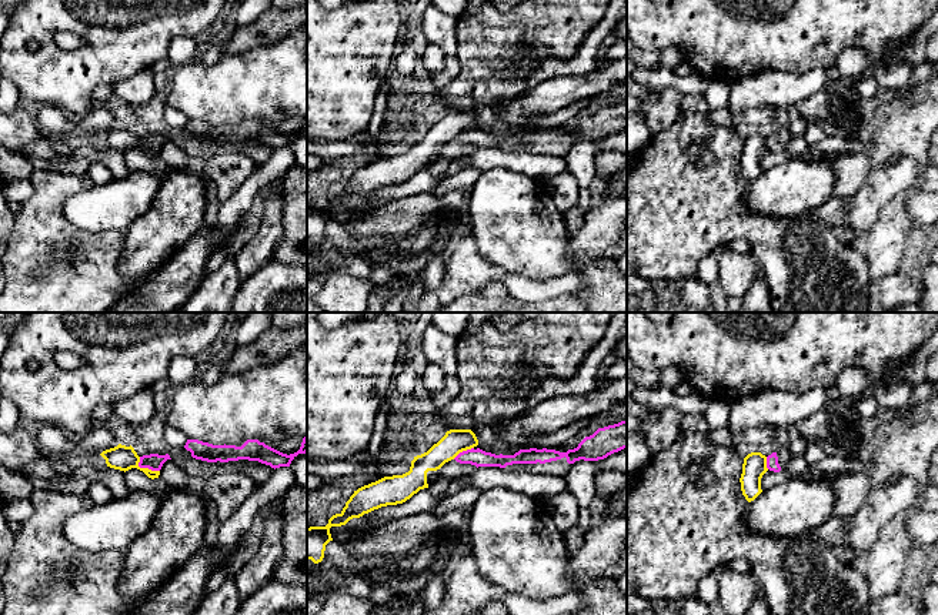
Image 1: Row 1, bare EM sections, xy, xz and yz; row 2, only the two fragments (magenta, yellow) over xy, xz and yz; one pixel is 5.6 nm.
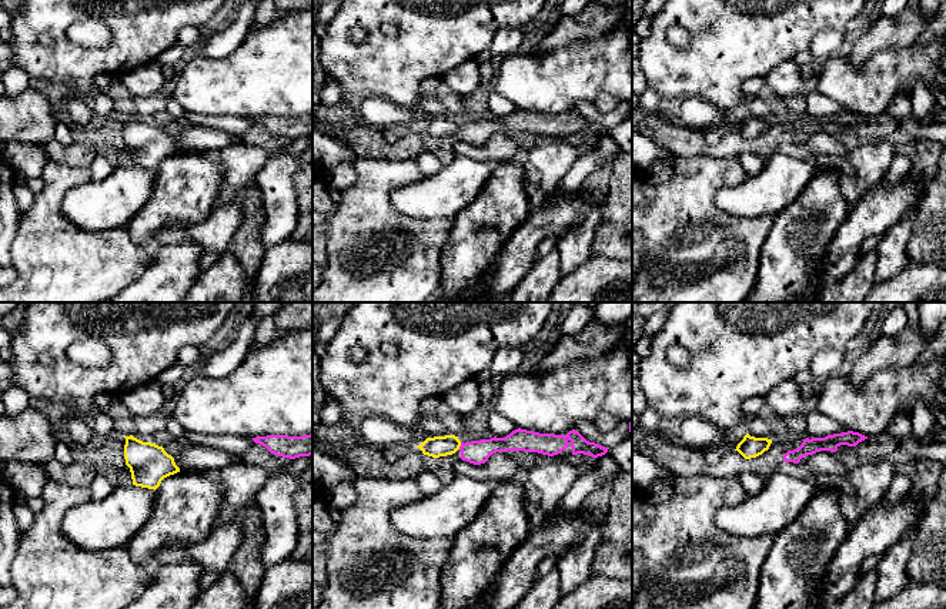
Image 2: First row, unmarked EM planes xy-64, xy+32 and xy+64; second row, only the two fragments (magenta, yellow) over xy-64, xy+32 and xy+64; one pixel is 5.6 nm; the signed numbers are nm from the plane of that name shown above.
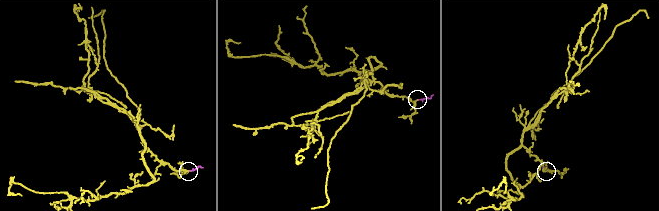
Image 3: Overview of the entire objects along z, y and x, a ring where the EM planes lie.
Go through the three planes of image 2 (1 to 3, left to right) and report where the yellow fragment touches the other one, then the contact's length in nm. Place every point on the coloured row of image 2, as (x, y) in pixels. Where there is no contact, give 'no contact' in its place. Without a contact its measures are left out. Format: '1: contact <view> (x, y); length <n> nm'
1: no contact
2: contact xy+32 (461, 445); length 40 nm
3: no contact

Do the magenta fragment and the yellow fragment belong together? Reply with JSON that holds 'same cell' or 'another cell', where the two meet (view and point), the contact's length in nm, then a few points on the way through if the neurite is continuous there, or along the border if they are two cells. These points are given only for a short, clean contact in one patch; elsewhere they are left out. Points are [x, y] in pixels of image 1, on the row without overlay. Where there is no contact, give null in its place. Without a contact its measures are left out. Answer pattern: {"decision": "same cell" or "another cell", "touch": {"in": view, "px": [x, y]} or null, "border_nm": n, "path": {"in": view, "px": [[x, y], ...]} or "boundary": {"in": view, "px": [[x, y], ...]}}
{"decision": "another cell", "touch": {"in": "xy", "px": [144, 147]}, "border_nm": 150, "boundary": {"in": "xy", "px": [[139, 137], [142, 149], [159, 151]]}}

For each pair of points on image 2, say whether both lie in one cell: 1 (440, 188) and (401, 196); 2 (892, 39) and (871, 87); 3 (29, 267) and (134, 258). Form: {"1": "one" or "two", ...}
{"1": "one", "2": "two", "3": "one"}

